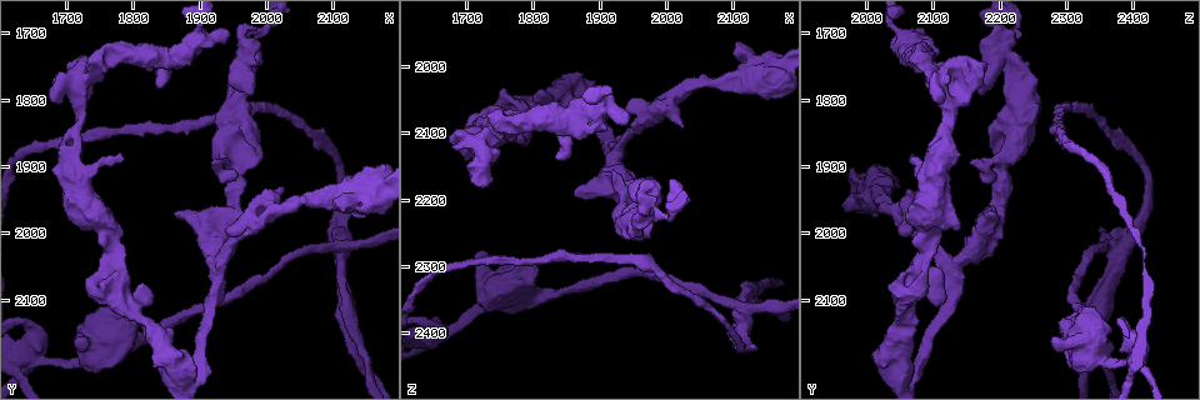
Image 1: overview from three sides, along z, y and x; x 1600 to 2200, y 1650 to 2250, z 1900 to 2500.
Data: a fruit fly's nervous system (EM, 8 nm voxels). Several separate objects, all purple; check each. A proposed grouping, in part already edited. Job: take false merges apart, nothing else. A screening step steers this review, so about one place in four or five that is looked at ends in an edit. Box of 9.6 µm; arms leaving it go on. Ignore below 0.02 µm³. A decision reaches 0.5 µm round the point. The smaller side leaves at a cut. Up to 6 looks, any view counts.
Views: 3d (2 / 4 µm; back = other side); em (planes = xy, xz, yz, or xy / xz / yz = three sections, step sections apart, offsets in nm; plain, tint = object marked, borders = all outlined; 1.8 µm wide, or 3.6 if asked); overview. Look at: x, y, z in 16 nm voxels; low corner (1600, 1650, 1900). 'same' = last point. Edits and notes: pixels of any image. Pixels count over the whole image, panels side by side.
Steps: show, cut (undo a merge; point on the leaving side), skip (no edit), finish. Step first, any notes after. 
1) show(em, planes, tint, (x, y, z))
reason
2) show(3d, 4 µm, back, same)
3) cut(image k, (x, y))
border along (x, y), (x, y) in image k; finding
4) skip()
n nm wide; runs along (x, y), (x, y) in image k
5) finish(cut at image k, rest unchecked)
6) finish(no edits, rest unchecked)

show(em, yz, step 4, tint, (1645, 2140, 2385))
abrupt turn

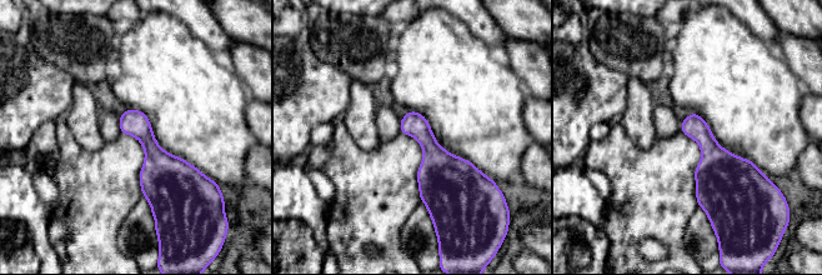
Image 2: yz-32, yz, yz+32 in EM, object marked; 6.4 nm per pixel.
show(em, planes, tint, same)
another direction

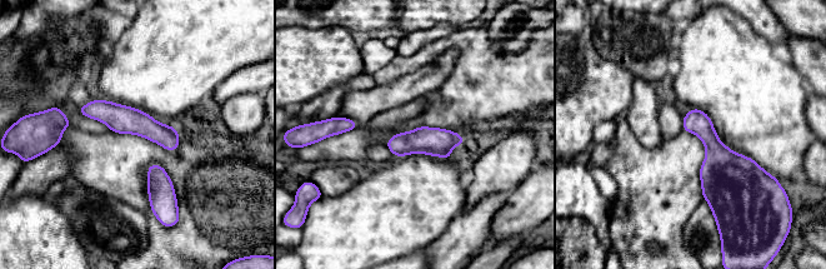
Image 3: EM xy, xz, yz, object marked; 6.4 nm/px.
skip()
one neuron here

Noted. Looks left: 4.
show(3d, 2 µm, (1725, 1775, 2100))
sharp bend

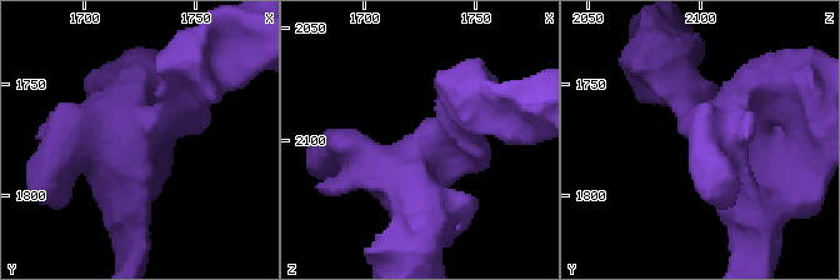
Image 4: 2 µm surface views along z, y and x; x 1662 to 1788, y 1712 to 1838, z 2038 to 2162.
show(em, planes, tint, (1724, 1775, 2106))

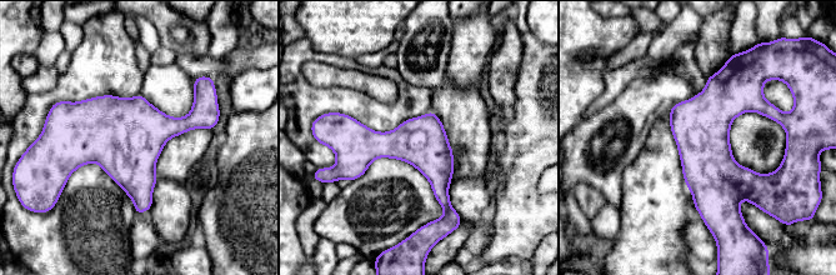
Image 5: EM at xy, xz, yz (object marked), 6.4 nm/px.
skip()
320 nm wide; all the same neuron

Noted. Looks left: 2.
show(3d, 4 µm, (1950, 1775, 2170))
touches itself

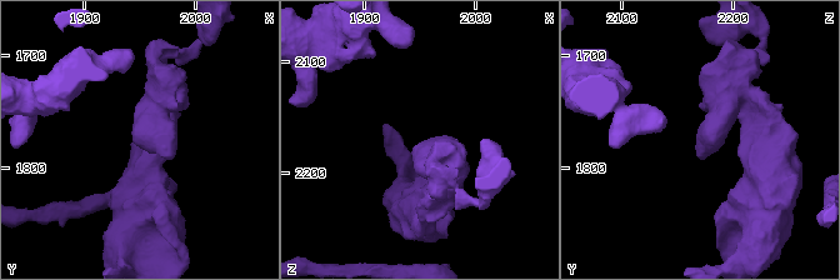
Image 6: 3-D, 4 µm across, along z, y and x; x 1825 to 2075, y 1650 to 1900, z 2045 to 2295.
show(em, 3.6 µm, planes, tint, (1950, 1770, 2170))
shape alone is not enough

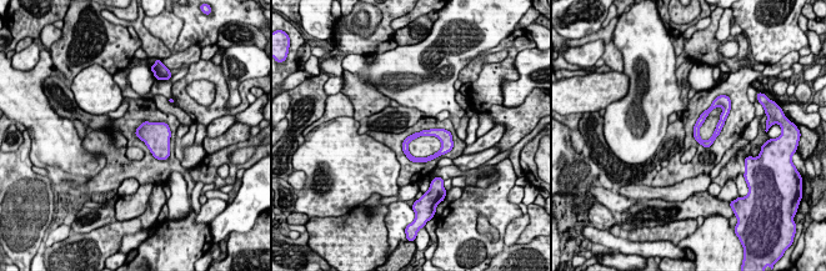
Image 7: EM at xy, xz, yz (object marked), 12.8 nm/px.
skip()
90 nm wide; runs along (715, 104), (696, 128), (705, 145) in image 7; all the same neuron

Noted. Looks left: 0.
finish(no edits, rest unchecked)

